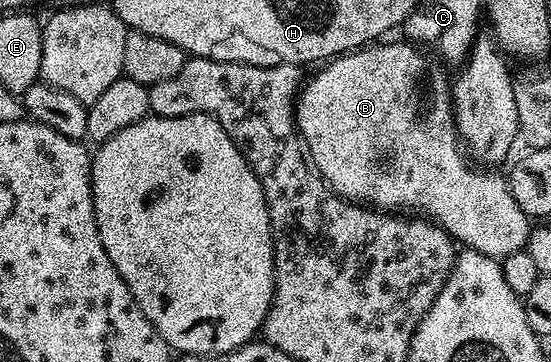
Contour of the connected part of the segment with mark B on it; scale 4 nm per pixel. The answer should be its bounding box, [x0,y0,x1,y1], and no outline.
[294,42,531,258]

